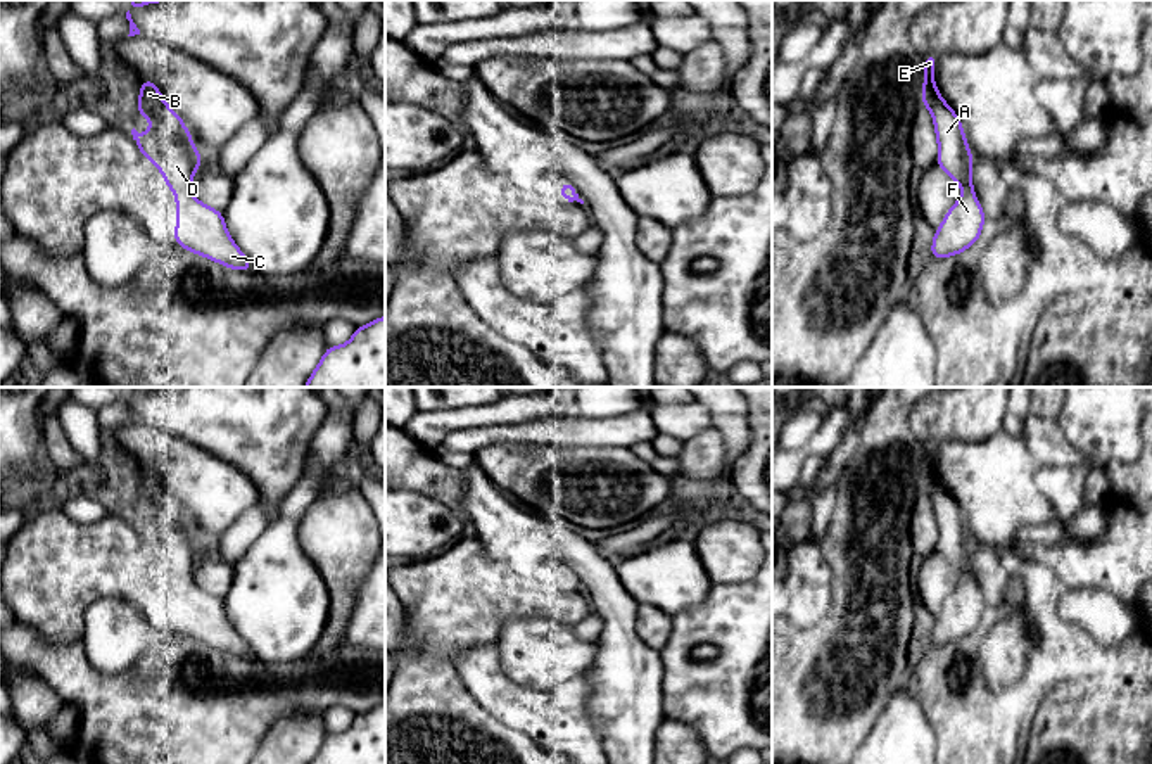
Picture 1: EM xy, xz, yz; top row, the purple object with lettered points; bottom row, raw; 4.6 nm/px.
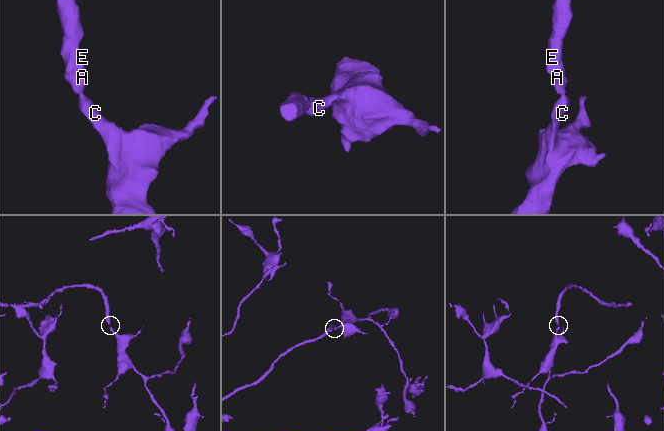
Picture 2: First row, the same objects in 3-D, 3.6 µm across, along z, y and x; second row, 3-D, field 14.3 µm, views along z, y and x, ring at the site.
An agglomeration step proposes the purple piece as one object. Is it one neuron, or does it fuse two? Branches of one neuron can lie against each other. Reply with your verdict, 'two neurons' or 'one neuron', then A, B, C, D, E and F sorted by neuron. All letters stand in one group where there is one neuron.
one neuron; A B C D E F

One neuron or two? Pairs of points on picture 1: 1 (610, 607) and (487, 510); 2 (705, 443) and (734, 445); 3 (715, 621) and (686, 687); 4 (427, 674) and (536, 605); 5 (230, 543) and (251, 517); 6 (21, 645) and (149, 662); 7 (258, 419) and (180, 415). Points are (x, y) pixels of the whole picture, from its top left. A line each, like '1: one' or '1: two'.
1: one
2: two
3: one
4: one
5: one
6: two
7: one

